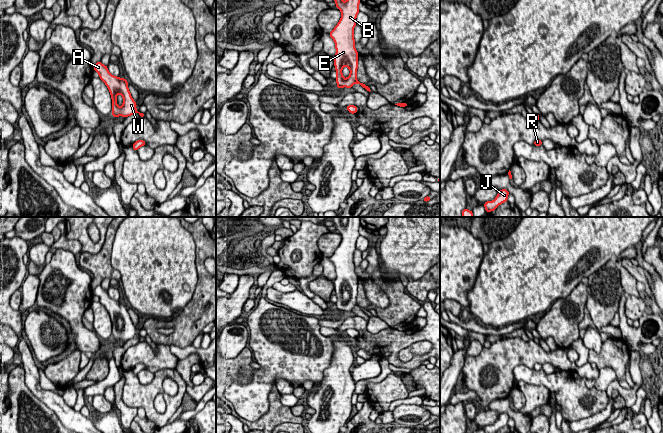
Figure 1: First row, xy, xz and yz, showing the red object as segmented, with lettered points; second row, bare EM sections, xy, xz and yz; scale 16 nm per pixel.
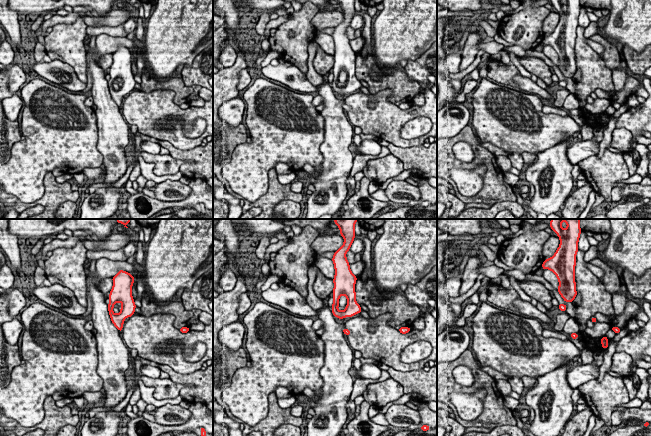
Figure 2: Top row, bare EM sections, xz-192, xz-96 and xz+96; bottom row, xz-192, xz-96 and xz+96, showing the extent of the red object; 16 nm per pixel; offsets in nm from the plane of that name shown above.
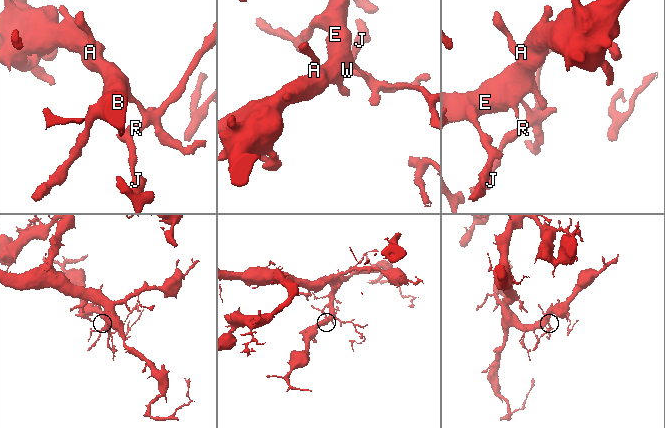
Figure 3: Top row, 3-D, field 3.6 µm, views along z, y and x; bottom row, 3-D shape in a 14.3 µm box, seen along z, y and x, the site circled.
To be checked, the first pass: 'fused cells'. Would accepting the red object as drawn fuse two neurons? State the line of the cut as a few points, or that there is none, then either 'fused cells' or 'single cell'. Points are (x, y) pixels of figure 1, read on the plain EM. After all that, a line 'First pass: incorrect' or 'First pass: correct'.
no cut | single cell
First pass: incorrect

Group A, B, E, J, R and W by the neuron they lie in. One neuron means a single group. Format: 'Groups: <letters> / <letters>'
Groups: A B E J R W

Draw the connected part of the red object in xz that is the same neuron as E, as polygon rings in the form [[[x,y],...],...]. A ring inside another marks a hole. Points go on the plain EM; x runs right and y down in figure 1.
[[[333,217],[332,220],[336,232],[341,235],[342,240],[335,252],[329,257],[336,272],[336,278],[333,282],[337,298],[335,303],[337,312],[352,312],[352,309],[357,307],[371,317],[372,314],[366,308],[359,306],[356,301],[359,279],[355,273],[354,251],[356,250],[356,241],[360,236],[360,217],[348,217],[346,226],[342,224],[341,220],[342,217]],[[345,290],[350,294],[350,299],[346,303],[343,302],[342,298],[342,292]]]

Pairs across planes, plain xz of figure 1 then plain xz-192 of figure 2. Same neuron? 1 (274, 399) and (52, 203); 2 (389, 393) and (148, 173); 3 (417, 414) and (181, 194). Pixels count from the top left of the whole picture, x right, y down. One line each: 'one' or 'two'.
1: one
2: two
3: one

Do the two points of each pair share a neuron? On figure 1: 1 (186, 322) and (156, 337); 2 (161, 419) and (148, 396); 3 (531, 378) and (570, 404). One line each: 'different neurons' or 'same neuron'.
1: same neuron
2: same neuron
3: same neuron

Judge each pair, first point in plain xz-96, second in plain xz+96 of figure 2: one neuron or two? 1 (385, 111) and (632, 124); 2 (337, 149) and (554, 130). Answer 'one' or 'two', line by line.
1: one
2: two

